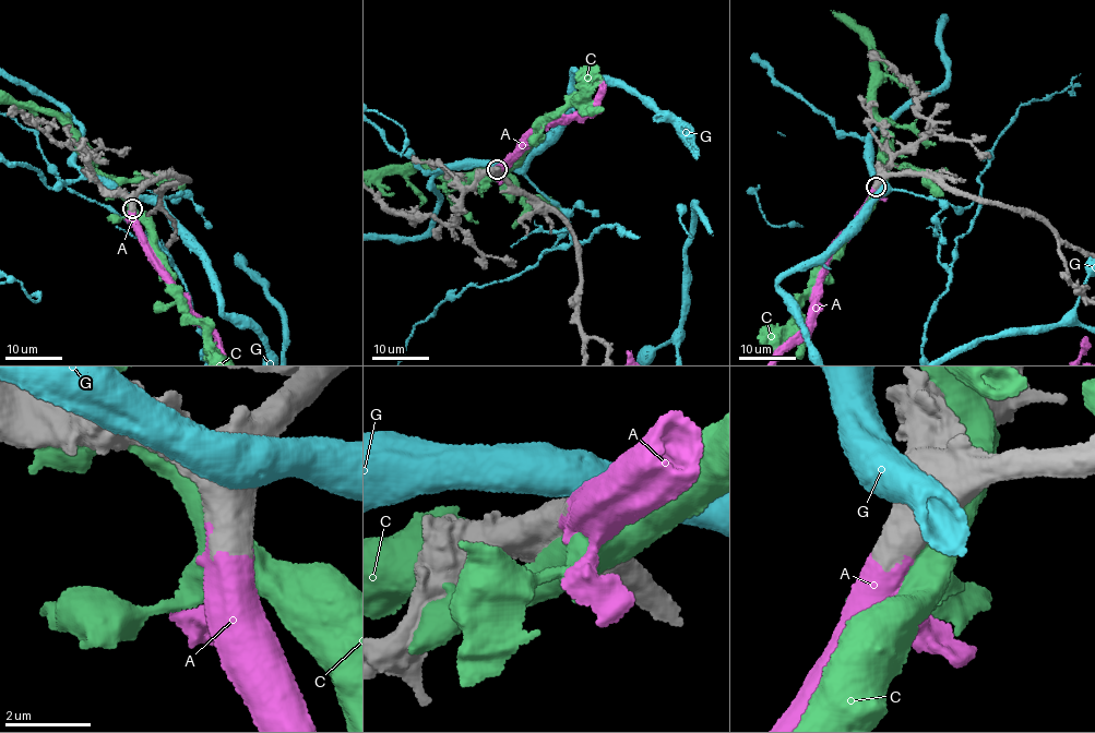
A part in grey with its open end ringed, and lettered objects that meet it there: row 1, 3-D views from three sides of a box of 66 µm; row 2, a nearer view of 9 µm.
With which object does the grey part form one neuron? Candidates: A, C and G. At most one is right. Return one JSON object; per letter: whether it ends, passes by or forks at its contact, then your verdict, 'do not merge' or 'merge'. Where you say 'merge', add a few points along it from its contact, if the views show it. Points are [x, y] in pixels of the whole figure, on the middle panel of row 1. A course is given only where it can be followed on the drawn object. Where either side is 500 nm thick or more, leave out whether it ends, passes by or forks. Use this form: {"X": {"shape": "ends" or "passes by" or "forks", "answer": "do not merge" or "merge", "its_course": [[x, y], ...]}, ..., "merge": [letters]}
{"A": {"answer": "merge"}, "C": {"answer": "do not merge"}, "G": {"answer": "do not merge"}, "merge": ["A"]}

